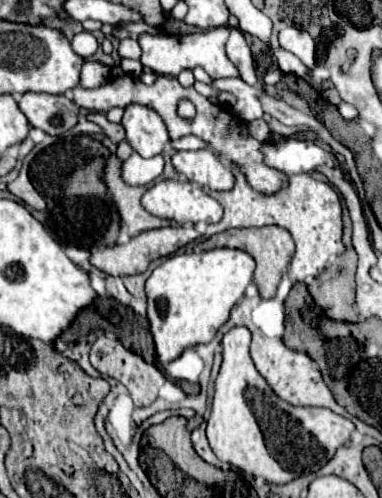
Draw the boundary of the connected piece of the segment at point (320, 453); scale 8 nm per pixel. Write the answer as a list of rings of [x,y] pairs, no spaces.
[[[233,326],[225,332],[223,364],[215,380],[215,396],[211,404],[211,416],[207,420],[207,440],[215,456],[223,462],[237,466],[239,470],[263,476],[267,480],[267,452],[275,456],[275,464],[283,464],[283,480],[307,476],[321,470],[337,448],[349,440],[355,428],[351,420],[319,406],[293,406],[275,396],[273,388],[257,372],[249,356],[251,332],[245,326]]]

